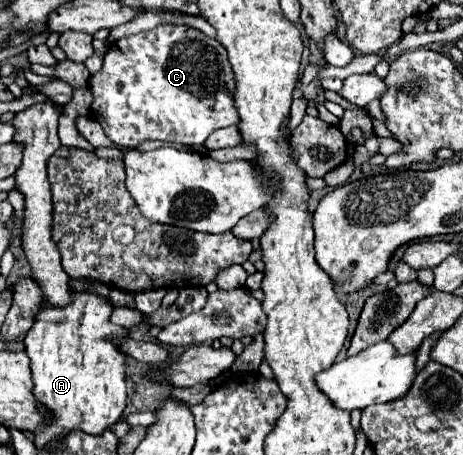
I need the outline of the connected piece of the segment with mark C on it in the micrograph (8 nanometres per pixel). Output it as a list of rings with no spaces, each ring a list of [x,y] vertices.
[[[158,26],[128,38],[110,42],[104,54],[102,70],[88,78],[92,90],[92,116],[100,122],[106,136],[124,146],[136,148],[144,140],[172,140],[188,146],[200,146],[218,128],[238,124],[238,112],[232,106],[234,74],[226,50],[216,38],[188,26]]]

